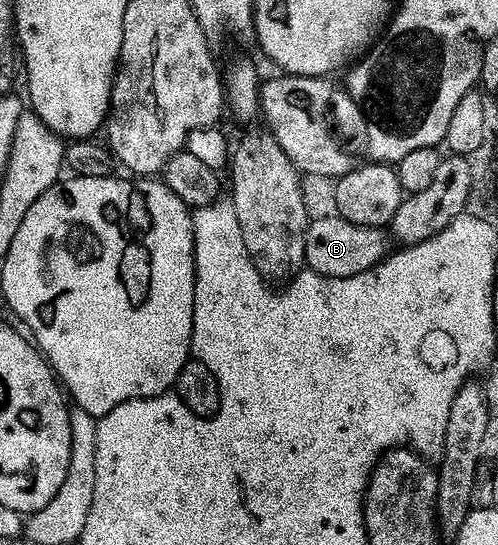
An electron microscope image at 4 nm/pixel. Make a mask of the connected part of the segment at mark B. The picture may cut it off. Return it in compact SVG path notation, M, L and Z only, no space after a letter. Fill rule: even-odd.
M339 215L331 216L320 217L317 221L316 218L309 220L304 248L304 264L307 268L327 277L349 277L362 275L362 271L370 271L370 267L380 264L389 256L389 234L383 228L366 227L350 223L350 219Z

